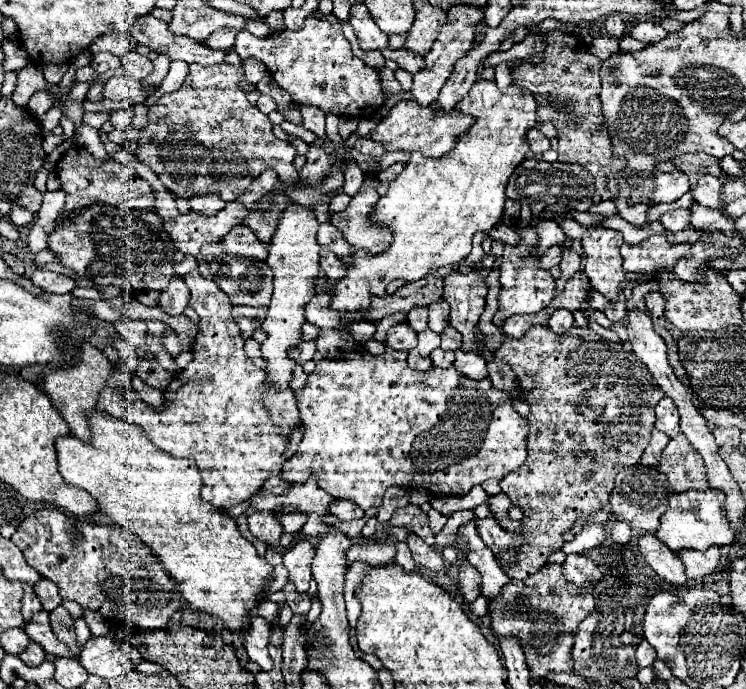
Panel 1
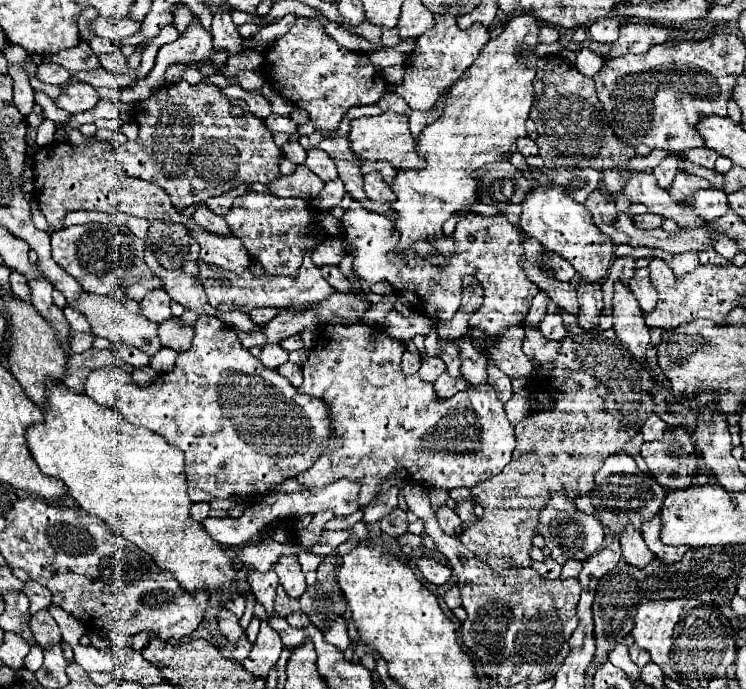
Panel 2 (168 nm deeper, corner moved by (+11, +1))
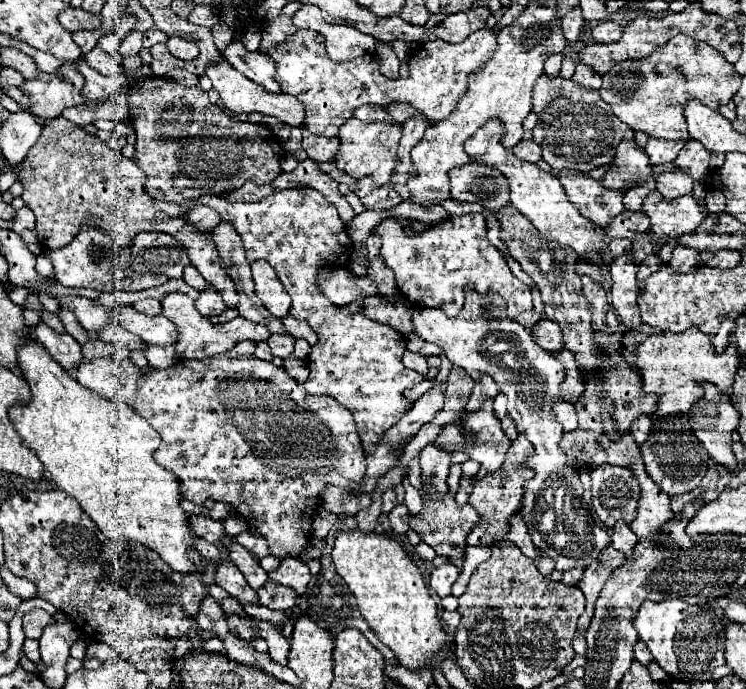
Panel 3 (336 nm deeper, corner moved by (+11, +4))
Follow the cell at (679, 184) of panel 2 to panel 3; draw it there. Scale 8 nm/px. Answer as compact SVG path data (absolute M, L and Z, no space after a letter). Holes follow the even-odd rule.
M681 170L663 172L663 174L655 176L655 188L661 192L661 196L665 200L679 198L679 196L691 194L691 190L693 190L693 178L687 176L685 172L681 172Z

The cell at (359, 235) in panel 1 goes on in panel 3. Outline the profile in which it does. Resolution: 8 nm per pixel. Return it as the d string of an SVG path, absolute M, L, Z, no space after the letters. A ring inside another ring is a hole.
M465 214L459 218L449 216L447 220L433 224L429 230L425 230L423 234L415 234L415 236L407 236L403 226L393 218L383 220L375 230L383 240L383 246L379 252L381 258L395 272L399 292L405 296L405 300L413 302L415 306L441 308L447 316L455 316L463 304L463 288L467 284L473 284L481 296L485 296L489 292L499 294L506 301L506 314L511 319L521 312L533 309L531 288L511 274L501 252L487 240L487 226L485 226L485 218L481 214Z

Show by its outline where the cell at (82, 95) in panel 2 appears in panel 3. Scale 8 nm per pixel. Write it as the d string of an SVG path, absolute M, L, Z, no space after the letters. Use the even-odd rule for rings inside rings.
M71 62L53 74L37 74L19 86L19 90L29 96L29 114L45 120L57 118L65 108L83 104L81 88L83 76Z

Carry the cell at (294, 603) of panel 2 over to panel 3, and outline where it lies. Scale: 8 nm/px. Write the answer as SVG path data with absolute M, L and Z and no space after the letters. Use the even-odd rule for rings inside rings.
M267 582L263 588L257 590L257 604L267 606L271 610L287 610L295 604L295 600L297 600L297 594L291 588L279 586L275 582Z

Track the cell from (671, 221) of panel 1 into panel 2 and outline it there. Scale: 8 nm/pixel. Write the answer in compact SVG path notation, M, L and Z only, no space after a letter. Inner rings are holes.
M639 215L637 219L633 219L633 223L637 227L645 227L645 229L657 229L661 227L661 217L659 215Z

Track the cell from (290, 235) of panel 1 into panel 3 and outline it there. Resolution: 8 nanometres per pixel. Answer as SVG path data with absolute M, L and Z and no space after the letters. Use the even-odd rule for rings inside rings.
M245 340L245 342L239 342L235 345L235 348L231 348L227 354L231 358L241 358L241 356L251 356L253 354L253 348L255 348L255 342L251 340Z

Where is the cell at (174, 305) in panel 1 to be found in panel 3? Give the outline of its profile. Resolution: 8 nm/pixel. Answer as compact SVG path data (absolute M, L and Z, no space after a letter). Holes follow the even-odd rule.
M139 300L133 304L133 308L141 314L147 314L147 316L159 316L161 314L159 300Z

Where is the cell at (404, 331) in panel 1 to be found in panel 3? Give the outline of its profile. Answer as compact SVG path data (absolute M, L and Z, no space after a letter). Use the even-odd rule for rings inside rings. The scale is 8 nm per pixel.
M475 290L465 292L465 304L455 318L445 316L437 308L415 308L413 326L415 332L433 344L443 346L453 366L461 366L473 380L481 374L489 374L501 394L509 398L509 416L533 444L535 454L521 464L535 472L533 480L525 482L525 494L521 500L521 516L529 528L533 544L555 560L555 568L565 572L573 566L589 566L599 558L601 550L611 542L609 534L591 524L587 502L583 500L583 486L577 468L571 468L559 442L563 426L555 420L553 404L563 400L561 382L565 380L565 368L549 352L533 342L531 332L513 329L513 320L505 313L506 302L500 296L481 296ZM485 308L489 308L489 318Z

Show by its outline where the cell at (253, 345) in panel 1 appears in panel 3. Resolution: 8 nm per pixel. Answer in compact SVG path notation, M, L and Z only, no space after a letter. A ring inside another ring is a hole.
M165 294L165 298L161 300L161 314L169 320L173 320L173 324L177 324L181 336L175 344L177 348L177 354L183 356L183 358L197 358L197 360L203 360L203 358L209 358L209 356L217 356L221 352L229 352L237 342L241 340L253 340L253 342L261 342L261 340L267 340L271 336L271 332L263 326L263 324L257 324L257 322L251 322L247 318L241 318L237 316L235 320L227 322L227 324L217 324L213 326L205 316L201 316L195 308L195 302L185 296L185 294Z

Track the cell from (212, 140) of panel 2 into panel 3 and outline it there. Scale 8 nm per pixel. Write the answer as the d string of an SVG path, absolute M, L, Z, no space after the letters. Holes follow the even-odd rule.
M149 76L129 84L127 88L129 118L137 134L137 166L145 172L145 192L157 200L171 200L183 204L203 194L223 194L239 188L245 182L257 186L271 184L281 172L281 158L285 156L283 146L263 124L241 122L229 116L227 110L211 104L207 92L197 86L183 86L169 78Z

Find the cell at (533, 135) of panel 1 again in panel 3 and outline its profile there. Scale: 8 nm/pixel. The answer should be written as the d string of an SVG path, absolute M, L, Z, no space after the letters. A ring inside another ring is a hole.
M521 140L513 148L513 152L519 160L525 160L525 162L539 162L541 160L541 148L533 140Z

